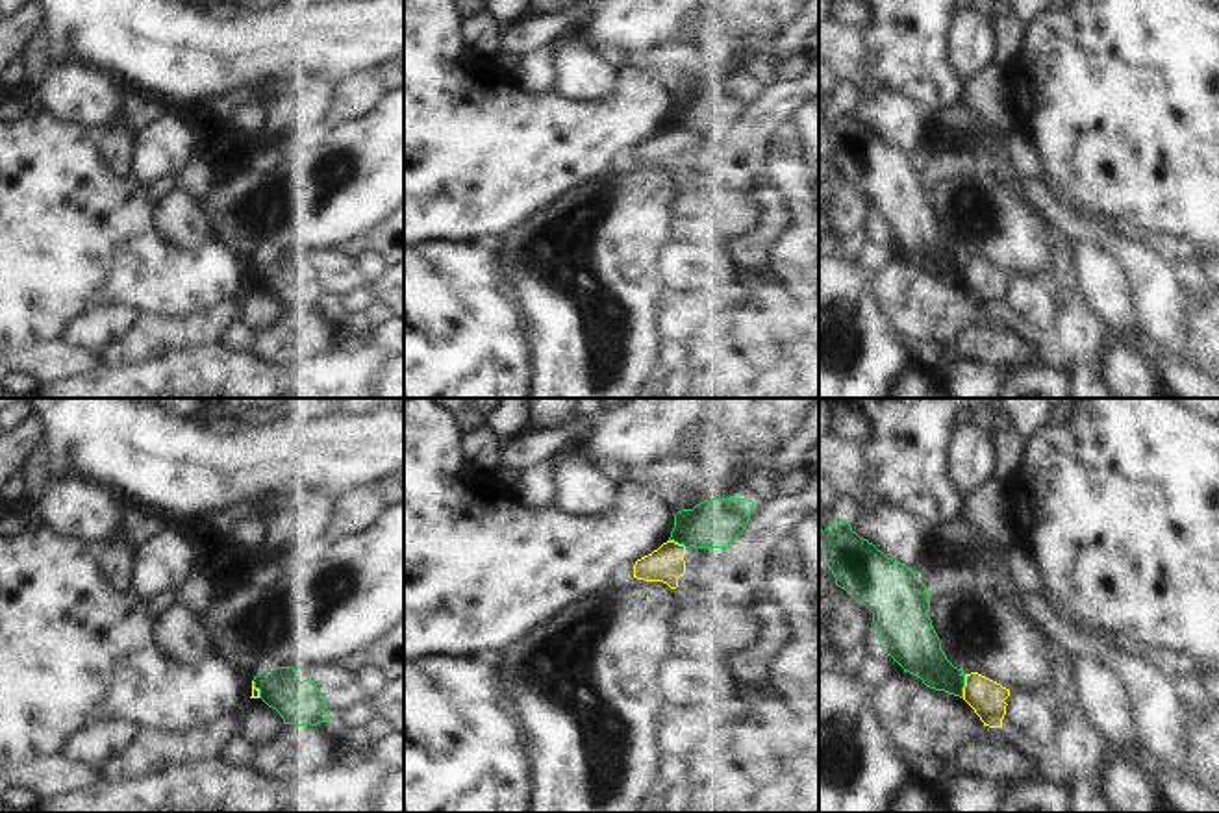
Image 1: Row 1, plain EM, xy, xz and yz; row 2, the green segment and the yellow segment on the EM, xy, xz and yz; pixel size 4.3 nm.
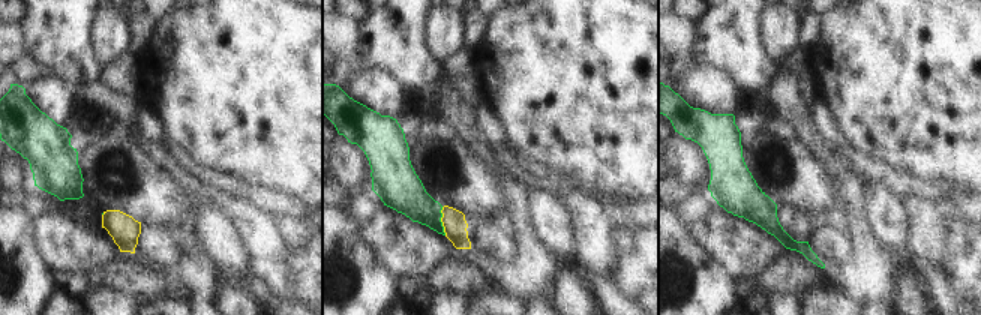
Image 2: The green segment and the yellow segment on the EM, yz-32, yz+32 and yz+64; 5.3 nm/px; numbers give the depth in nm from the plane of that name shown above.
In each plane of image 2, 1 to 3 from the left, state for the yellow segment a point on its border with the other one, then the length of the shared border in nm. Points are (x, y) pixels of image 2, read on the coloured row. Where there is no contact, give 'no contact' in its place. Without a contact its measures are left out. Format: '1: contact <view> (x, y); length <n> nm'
1: no contact
2: contact yz+32 (440, 221); length 150 nm
3: no contact

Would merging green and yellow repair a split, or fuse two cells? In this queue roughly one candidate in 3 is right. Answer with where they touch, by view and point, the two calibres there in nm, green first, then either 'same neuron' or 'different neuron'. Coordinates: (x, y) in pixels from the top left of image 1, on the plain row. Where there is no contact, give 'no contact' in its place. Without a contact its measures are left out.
contact yz (964, 271); calibres 190 and 160 nm; different neuron

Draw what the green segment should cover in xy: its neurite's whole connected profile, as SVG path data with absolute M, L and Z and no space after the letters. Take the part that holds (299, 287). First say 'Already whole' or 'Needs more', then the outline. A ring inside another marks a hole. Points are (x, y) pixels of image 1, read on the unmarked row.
Already whole. M263 252L252 265L259 283L282 300L283 309L330 307L332 300L320 274L309 263L300 267L296 256L293 252Z

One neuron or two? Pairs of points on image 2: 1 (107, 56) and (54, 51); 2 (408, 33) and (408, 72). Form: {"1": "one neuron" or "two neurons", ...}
{"1": "two neurons", "2": "one neuron"}

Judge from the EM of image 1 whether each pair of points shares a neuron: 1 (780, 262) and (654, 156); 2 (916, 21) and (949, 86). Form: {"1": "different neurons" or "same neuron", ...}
{"1": "different neurons", "2": "same neuron"}

